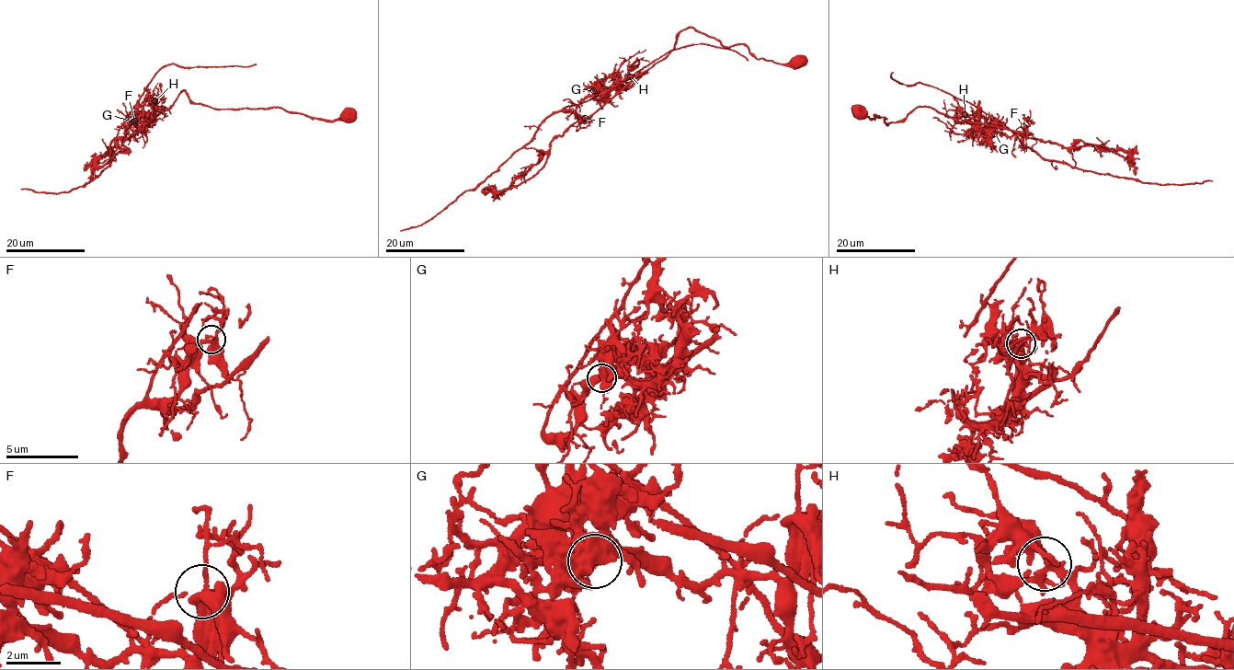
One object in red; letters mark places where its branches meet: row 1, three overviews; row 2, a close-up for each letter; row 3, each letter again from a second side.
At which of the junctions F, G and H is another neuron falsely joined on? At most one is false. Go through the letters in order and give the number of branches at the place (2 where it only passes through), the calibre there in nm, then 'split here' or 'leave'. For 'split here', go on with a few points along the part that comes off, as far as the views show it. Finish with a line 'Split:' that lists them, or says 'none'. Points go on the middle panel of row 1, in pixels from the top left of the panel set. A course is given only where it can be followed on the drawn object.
F: 3 branches meet; 320 nm thick; leave
G: 3 branches meet; 360 nm thick; split here; foreign part runs (592, 90), (577, 105), (555, 111), (542, 122), (532, 139), (472, 190), (422, 225), (400, 230)
H: 4 branches meet; 260 nm thick; leave
Split: G

